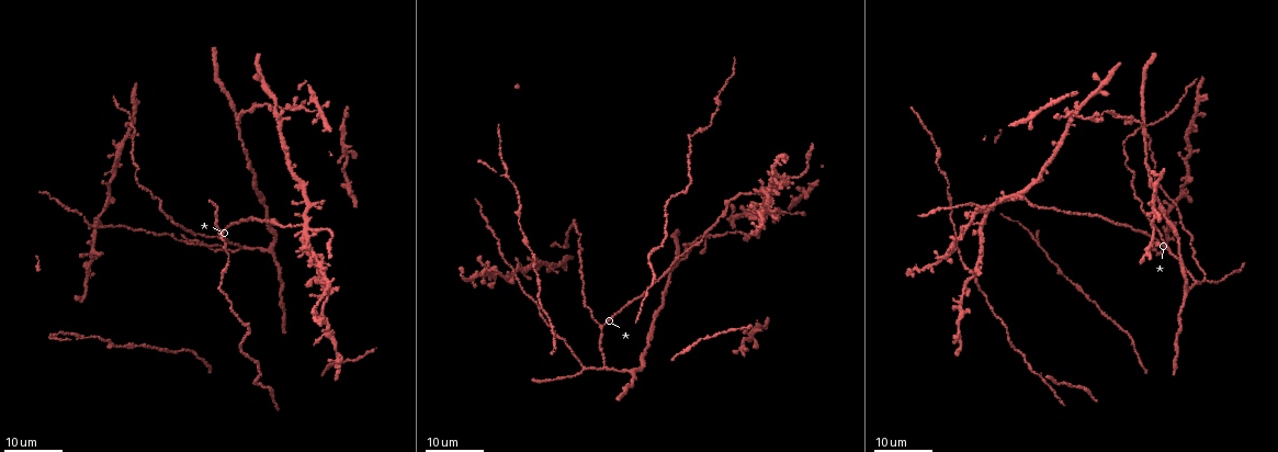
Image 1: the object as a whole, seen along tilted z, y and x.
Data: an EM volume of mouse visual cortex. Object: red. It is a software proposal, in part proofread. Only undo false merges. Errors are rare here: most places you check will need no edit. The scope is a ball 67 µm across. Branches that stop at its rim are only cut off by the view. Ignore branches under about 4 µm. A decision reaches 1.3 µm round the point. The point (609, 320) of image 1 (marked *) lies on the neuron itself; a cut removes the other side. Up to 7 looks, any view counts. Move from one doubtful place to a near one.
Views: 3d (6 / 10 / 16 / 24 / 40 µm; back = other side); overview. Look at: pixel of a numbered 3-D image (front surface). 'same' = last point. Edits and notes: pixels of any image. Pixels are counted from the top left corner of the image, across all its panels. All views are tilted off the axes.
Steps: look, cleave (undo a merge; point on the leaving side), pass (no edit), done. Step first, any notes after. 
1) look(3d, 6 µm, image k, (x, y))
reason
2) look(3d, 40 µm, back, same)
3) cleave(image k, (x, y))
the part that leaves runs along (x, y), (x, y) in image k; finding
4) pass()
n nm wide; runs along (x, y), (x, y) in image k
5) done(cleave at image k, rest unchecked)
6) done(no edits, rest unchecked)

look(3d, 16 µm, image 1, (1100, 119))

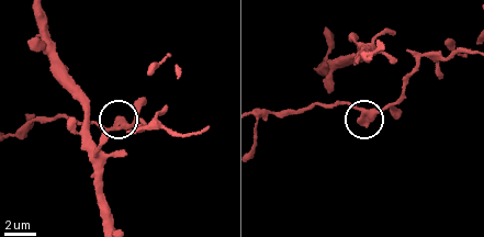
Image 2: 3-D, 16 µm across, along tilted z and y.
look(3d, 6 µm, image 2, (370, 121))

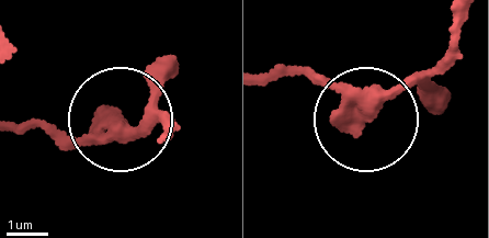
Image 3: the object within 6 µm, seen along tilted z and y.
pass()
side arm 28 µm; runs along (268, 82), (319, 78), (365, 115), (447, 54) in image 3; one neuron here

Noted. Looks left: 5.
look(3d, 16 µm, image 1, (1069, 112))
arms part here

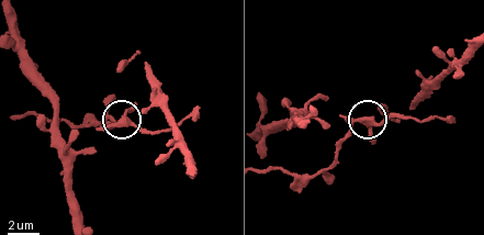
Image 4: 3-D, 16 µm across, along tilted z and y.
look(3d, 10 µm, image 4, (126, 119))
zoom in

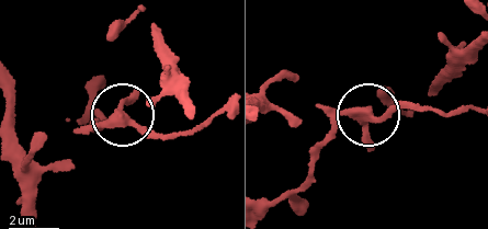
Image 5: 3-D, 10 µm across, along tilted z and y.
pass()
300 nm wide; all the same neuron

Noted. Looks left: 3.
look(3d, 16 µm, image 1, (983, 212))
branch point

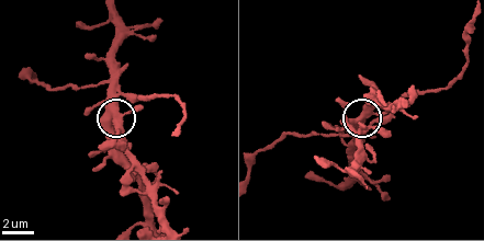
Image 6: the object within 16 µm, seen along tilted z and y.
look(3d, 6 µm, image 6, (357, 116))

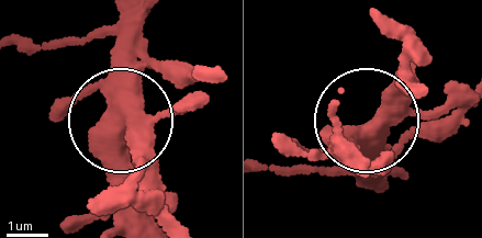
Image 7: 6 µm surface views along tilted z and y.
pass()
3 arms; runs along (18, 45), (119, 43), (113, 79), (141, 162) in image 7; one neuron here

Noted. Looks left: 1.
done(no edits, rest unchecked)

